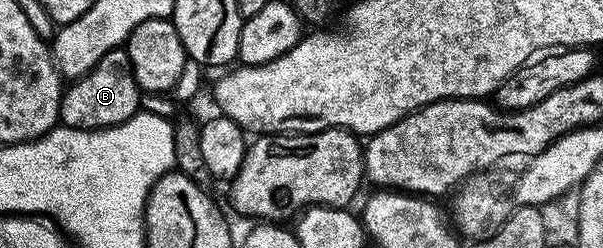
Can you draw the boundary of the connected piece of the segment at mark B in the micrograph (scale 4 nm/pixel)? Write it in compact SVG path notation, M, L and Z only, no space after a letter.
M116 49L105 53L105 57L97 61L97 65L93 65L80 79L74 80L64 90L59 101L59 123L64 127L86 131L100 131L106 127L121 125L129 121L129 117L139 114L141 110L139 98L141 92L133 77L127 52Z

